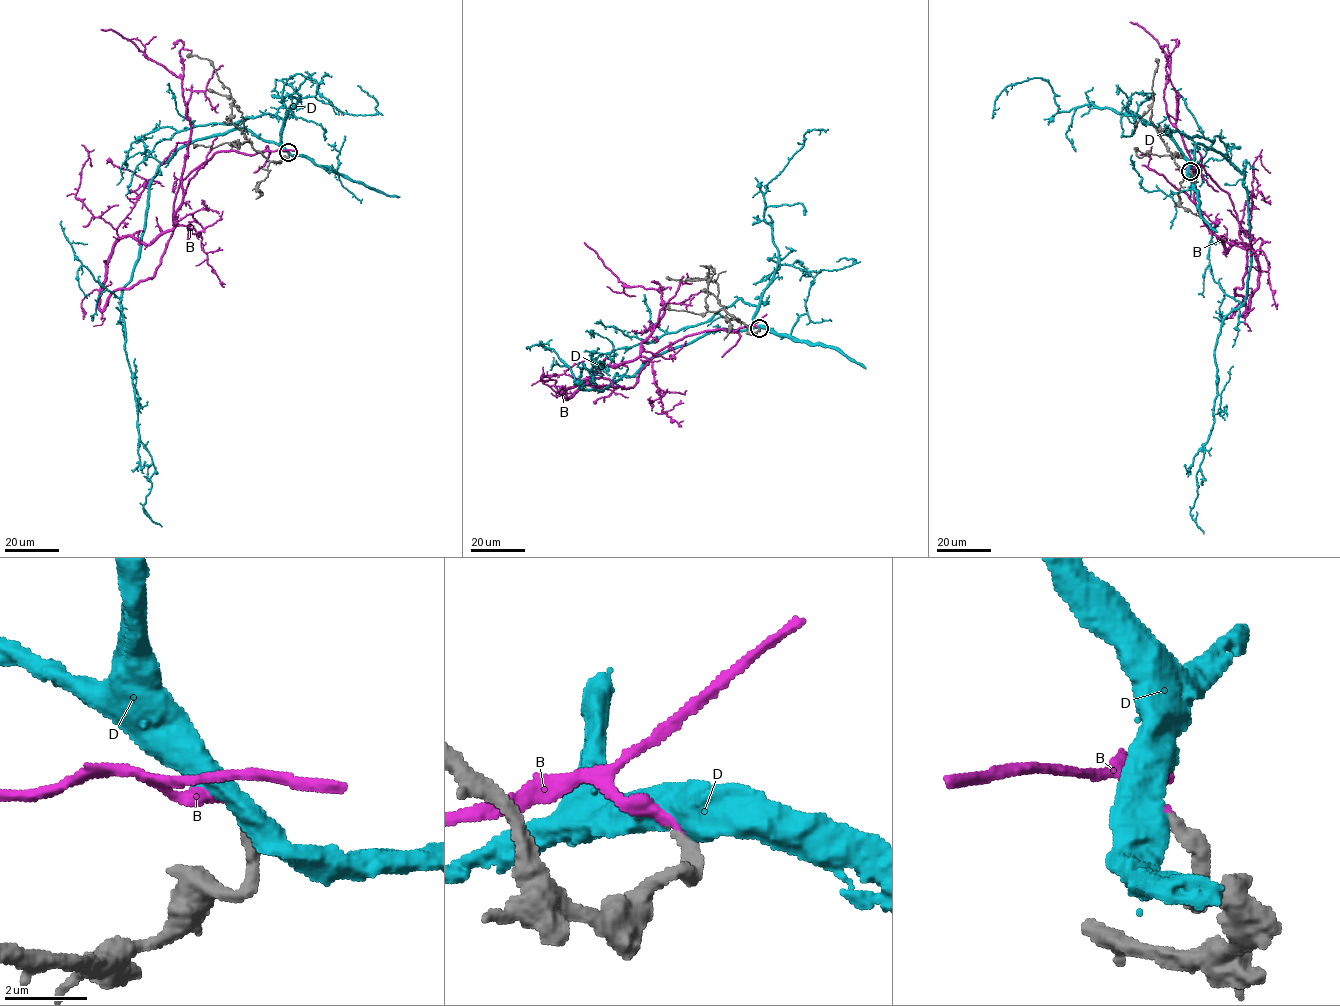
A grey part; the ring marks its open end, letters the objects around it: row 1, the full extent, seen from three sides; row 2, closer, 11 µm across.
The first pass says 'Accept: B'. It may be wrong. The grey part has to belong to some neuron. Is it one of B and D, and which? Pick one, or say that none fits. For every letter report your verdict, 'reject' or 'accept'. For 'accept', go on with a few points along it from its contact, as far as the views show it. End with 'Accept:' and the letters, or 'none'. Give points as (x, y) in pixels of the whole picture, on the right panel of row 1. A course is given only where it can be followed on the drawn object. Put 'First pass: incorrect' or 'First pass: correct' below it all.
B: accept | via (1189, 172), (1233, 206), (1245, 316), (1255, 253), (1204, 223), (1167, 56), (1130, 22)
D: reject
Accept: B
First pass: correct

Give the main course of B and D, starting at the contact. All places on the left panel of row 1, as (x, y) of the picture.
B: (288, 152), (198, 165), (155, 275), (102, 310), (113, 245), (174, 225), (191, 129), (181, 80), (100, 30)
D: (288, 152), (234, 128), (182, 146), (150, 184), (120, 307), (152, 459), (143, 508), (162, 526)

